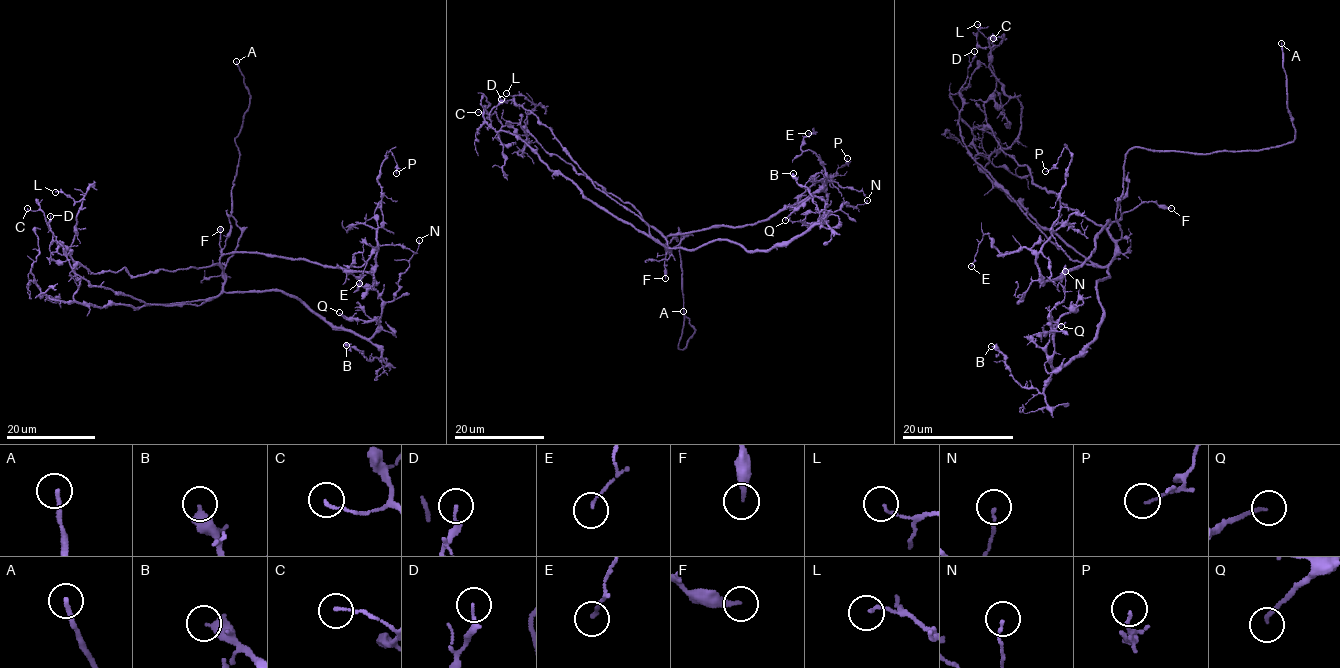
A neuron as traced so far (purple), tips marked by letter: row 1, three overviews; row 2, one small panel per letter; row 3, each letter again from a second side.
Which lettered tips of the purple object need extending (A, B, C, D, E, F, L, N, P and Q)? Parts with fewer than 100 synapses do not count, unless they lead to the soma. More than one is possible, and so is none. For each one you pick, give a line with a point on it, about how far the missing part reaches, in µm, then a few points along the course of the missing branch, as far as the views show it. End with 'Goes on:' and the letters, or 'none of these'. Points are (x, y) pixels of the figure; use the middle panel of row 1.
A: place (683, 311); missing 30 µm; course (683, 311), (680, 294), (671, 290), (668, 280), (674, 263), (686, 259)
Goes on: A

